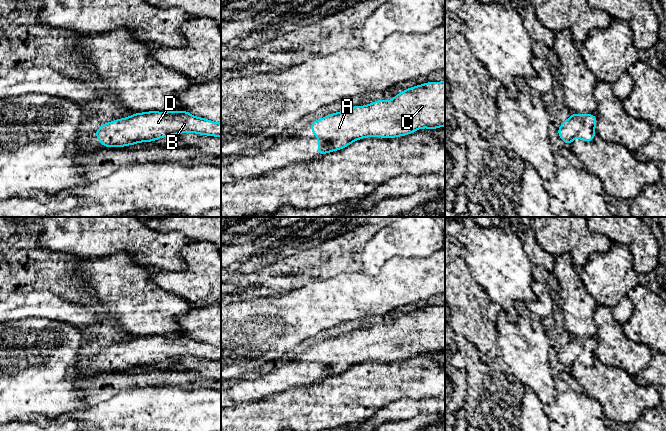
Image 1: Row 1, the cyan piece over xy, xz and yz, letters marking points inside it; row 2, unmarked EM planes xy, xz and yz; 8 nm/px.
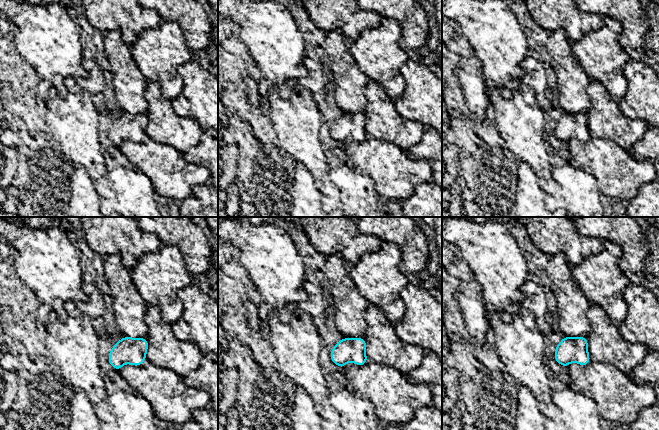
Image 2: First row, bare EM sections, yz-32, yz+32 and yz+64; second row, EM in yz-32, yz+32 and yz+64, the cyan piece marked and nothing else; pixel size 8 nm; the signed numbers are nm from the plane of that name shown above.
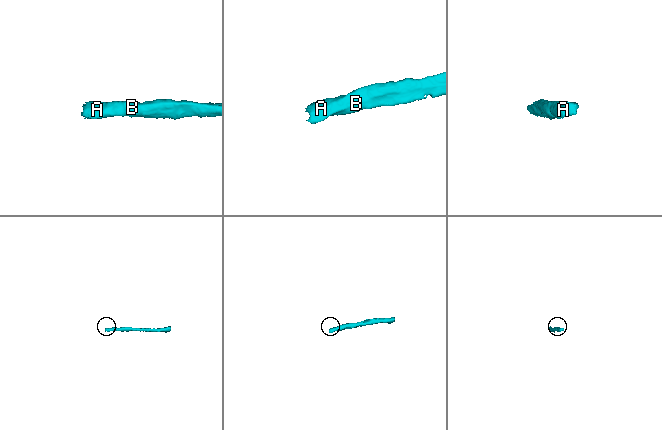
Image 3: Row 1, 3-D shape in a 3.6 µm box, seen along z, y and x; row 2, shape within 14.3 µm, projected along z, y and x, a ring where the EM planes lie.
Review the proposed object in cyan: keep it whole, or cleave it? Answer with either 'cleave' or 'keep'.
keep

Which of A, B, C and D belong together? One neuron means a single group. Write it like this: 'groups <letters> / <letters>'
groups A B C D

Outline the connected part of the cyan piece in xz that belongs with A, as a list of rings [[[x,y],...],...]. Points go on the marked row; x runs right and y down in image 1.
[[[445,81],[426,82],[403,90],[389,100],[377,100],[365,106],[351,106],[311,123],[312,134],[318,138],[317,152],[324,155],[341,150],[356,140],[367,137],[395,138],[414,133],[417,129],[445,126]]]

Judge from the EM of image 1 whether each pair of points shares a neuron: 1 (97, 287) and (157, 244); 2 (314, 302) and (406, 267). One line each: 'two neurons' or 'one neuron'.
1: two neurons
2: one neuron

